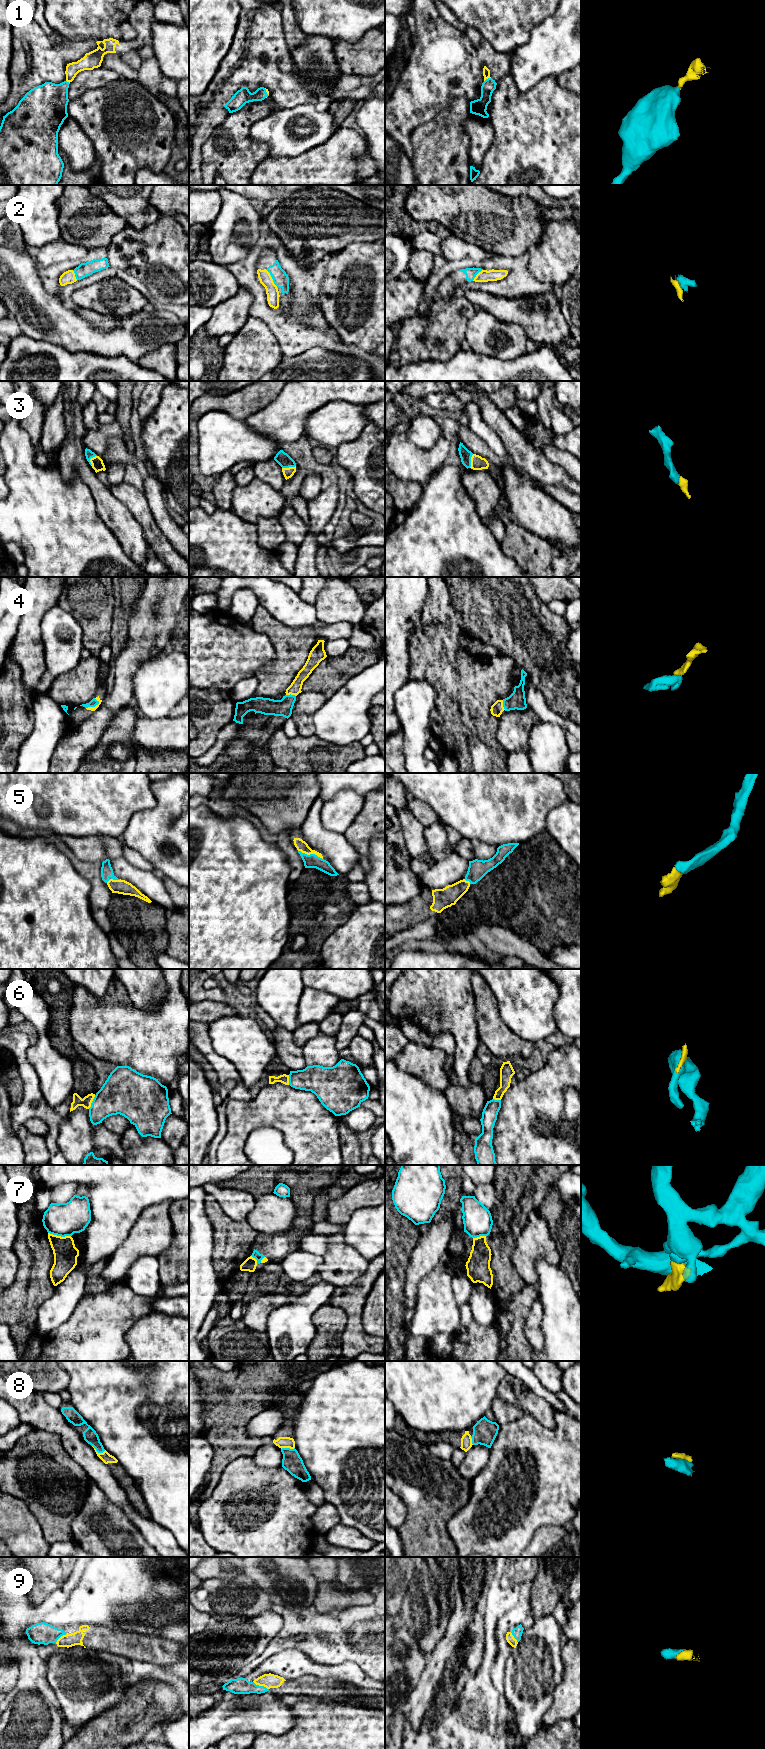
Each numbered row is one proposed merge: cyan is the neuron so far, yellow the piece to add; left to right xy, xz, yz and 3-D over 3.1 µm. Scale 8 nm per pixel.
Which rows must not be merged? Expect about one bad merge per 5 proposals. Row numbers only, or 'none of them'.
6, 7

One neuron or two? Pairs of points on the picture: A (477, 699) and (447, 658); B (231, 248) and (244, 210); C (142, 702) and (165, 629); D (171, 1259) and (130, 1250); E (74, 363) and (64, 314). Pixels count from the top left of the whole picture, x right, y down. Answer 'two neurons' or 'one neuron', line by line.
A: one neuron
B: one neuron
C: two neurons
D: two neurons
E: two neurons

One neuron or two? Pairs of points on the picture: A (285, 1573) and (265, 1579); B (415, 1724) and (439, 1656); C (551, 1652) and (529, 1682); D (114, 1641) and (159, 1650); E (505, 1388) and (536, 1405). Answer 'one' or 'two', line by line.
A: one
B: one
C: one
D: one
E: one

